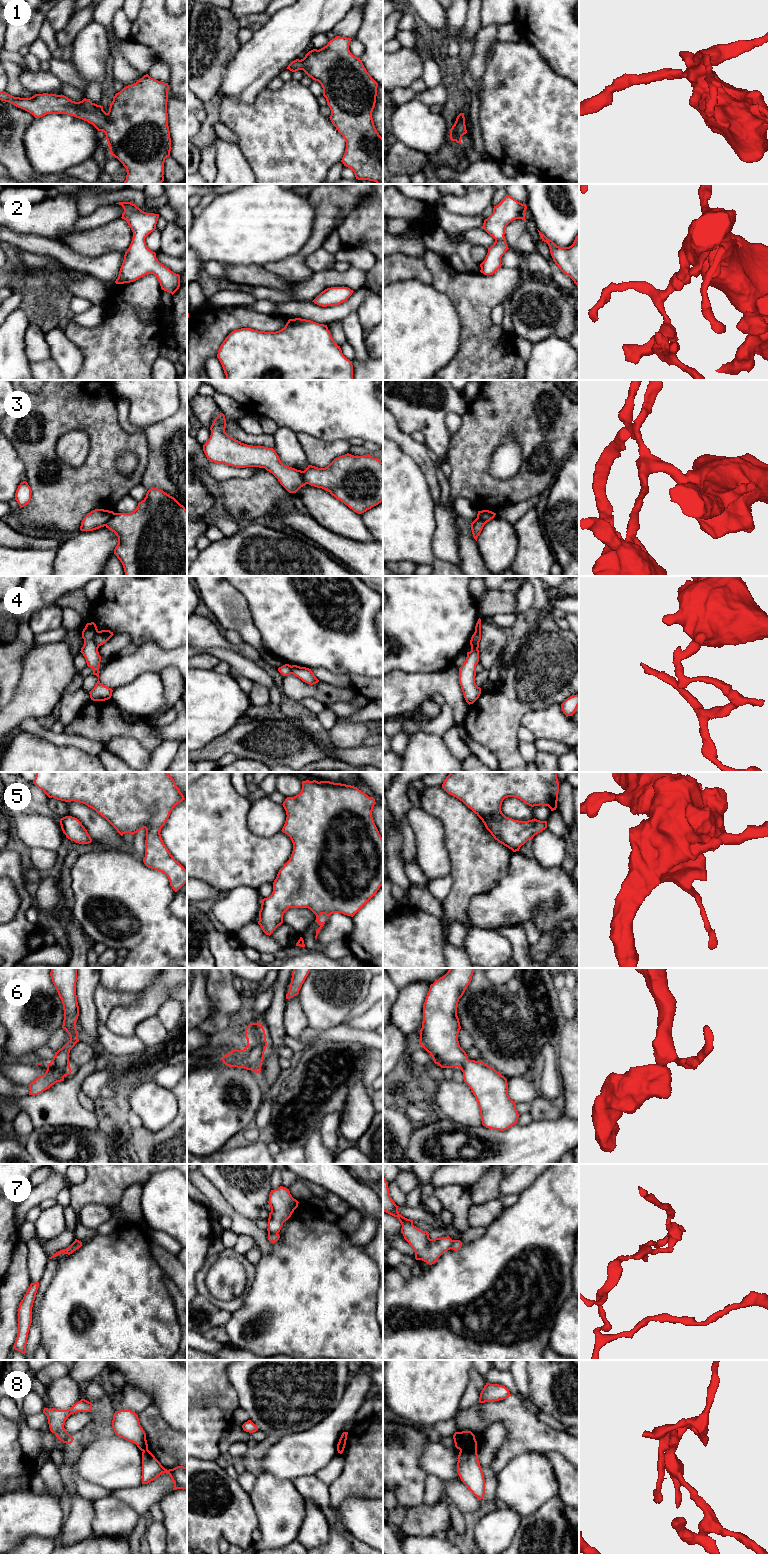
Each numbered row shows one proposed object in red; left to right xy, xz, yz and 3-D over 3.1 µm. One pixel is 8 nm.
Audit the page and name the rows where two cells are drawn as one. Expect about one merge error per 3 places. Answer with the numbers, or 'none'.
3, 4, 7, 8

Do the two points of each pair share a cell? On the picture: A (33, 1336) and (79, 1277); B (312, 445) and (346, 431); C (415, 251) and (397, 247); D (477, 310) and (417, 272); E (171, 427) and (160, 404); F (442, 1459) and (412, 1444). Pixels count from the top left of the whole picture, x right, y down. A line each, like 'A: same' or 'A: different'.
A: different
B: different
C: same
D: different
E: different
F: different

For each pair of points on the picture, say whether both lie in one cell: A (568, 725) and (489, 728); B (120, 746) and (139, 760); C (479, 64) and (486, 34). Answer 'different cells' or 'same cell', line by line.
A: different cells
B: same cell
C: same cell

